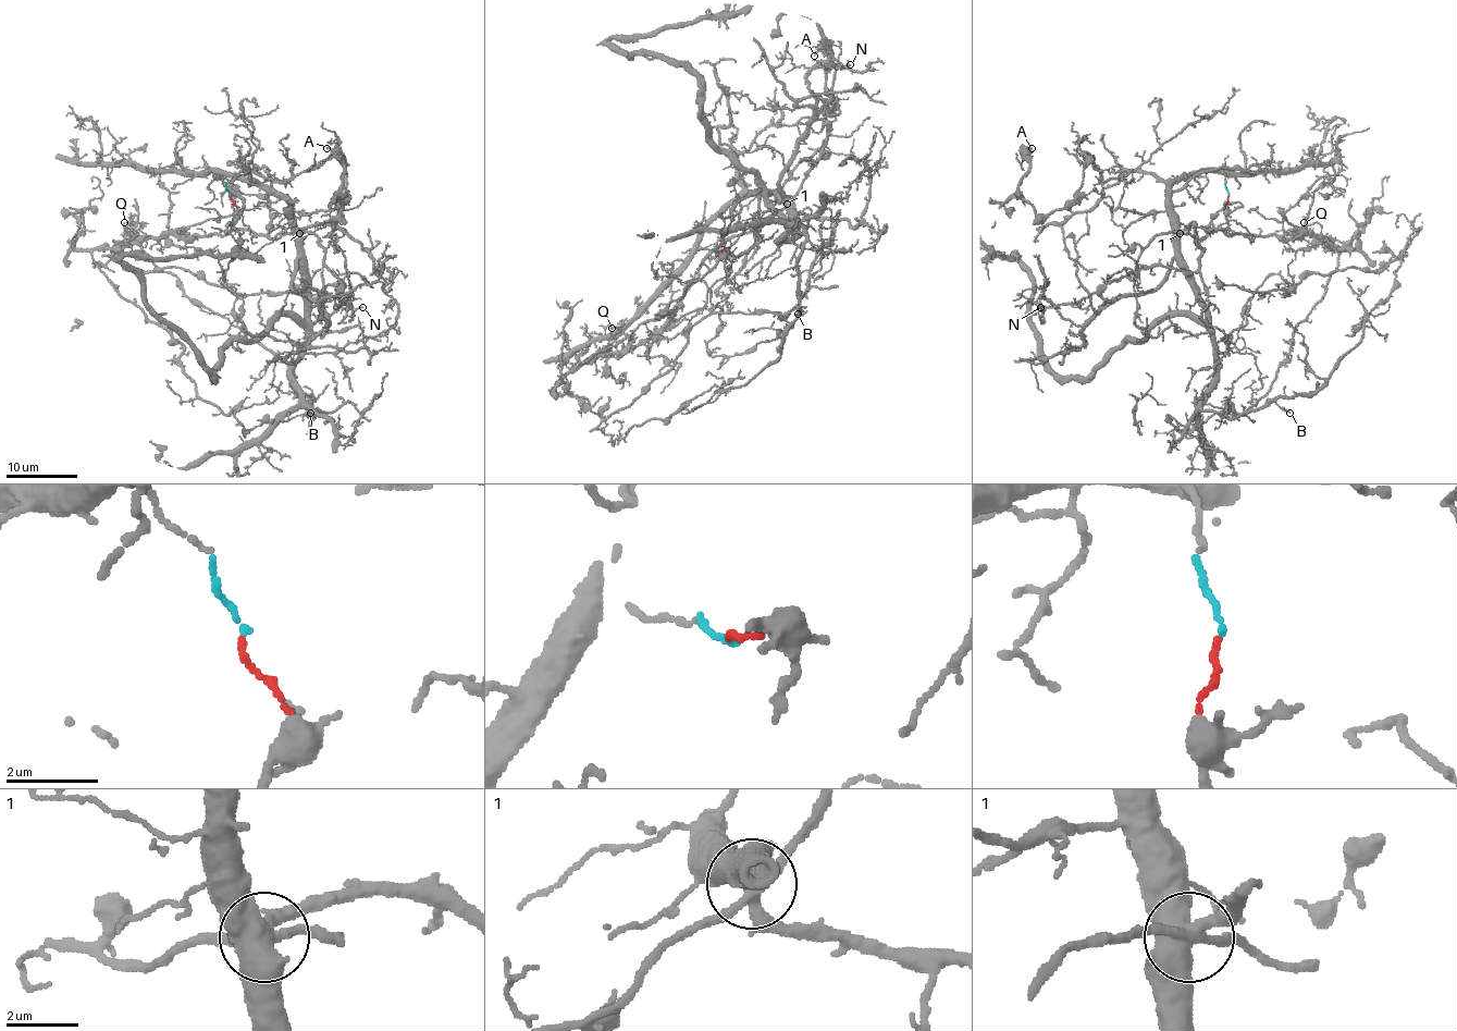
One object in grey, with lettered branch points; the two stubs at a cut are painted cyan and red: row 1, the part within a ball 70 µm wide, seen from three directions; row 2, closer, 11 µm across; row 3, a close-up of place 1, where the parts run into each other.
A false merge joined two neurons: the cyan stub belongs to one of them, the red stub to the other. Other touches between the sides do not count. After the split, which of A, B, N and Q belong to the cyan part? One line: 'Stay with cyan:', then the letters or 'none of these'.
Stay with cyan: A, B

